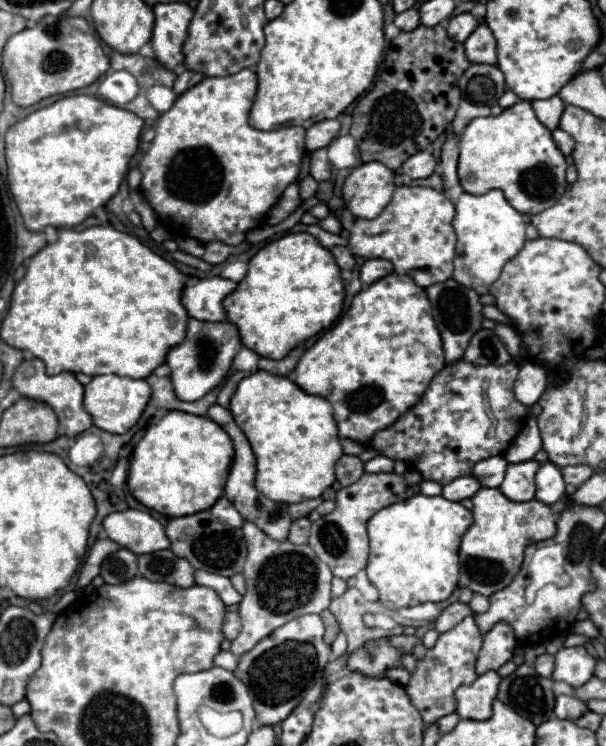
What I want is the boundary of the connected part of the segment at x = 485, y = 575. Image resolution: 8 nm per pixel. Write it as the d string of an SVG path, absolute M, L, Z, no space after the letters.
M481 488L473 496L473 524L465 532L459 550L459 588L469 588L471 592L483 596L503 590L519 572L525 548L555 534L555 520L557 518L551 508L539 500L513 502L505 498L499 488Z

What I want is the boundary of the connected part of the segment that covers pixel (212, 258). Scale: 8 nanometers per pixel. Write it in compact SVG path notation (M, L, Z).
M207 244L205 246L205 256L203 256L203 260L205 262L209 262L209 264L221 264L221 262L225 262L229 256L231 256L231 248L227 248L227 244Z

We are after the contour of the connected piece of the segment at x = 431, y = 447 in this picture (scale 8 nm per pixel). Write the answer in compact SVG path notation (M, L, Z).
M465 360L447 364L431 380L421 402L415 404L407 414L403 414L393 426L377 432L369 446L391 460L405 460L409 466L417 468L423 474L423 480L433 480L441 486L449 484L459 476L469 476L475 462L503 454L525 424L529 408L519 404L513 396L513 382L517 378L517 372L519 366L515 362L505 364L503 368L495 368L493 364L489 364L487 368L479 368L475 364L467 364Z

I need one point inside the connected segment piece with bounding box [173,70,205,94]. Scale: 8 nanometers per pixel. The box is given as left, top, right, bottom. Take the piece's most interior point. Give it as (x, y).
(187, 78)

